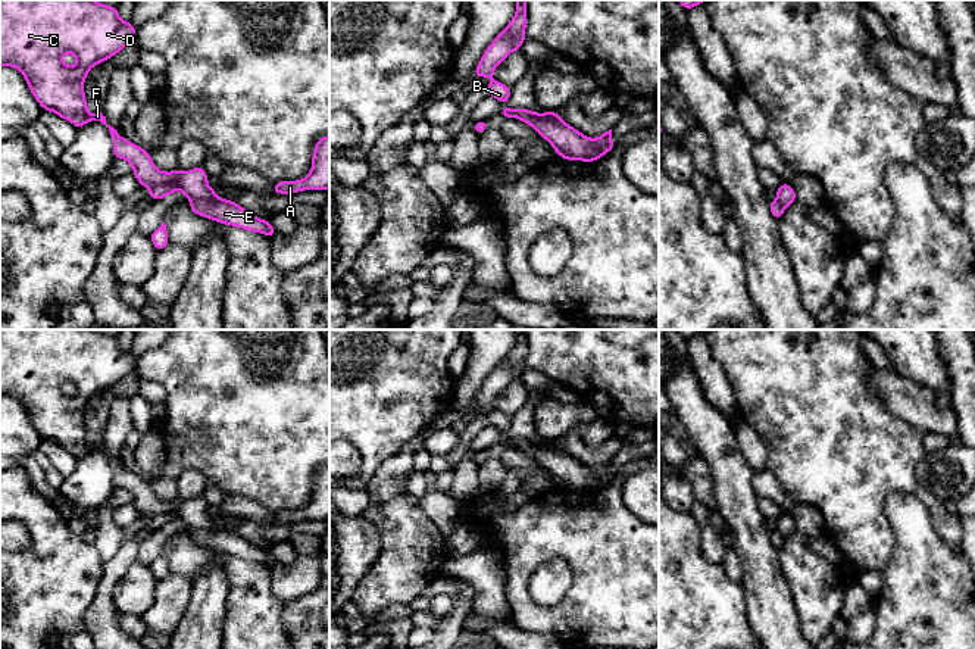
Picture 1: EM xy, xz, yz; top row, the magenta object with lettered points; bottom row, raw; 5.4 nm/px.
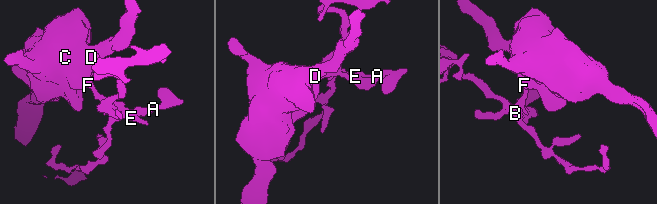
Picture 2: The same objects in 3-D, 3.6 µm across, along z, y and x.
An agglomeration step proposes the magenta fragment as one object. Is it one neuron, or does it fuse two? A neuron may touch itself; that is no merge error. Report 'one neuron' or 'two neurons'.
two neurons

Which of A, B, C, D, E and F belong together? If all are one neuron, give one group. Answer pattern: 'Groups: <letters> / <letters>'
Groups: A C D F / B E

